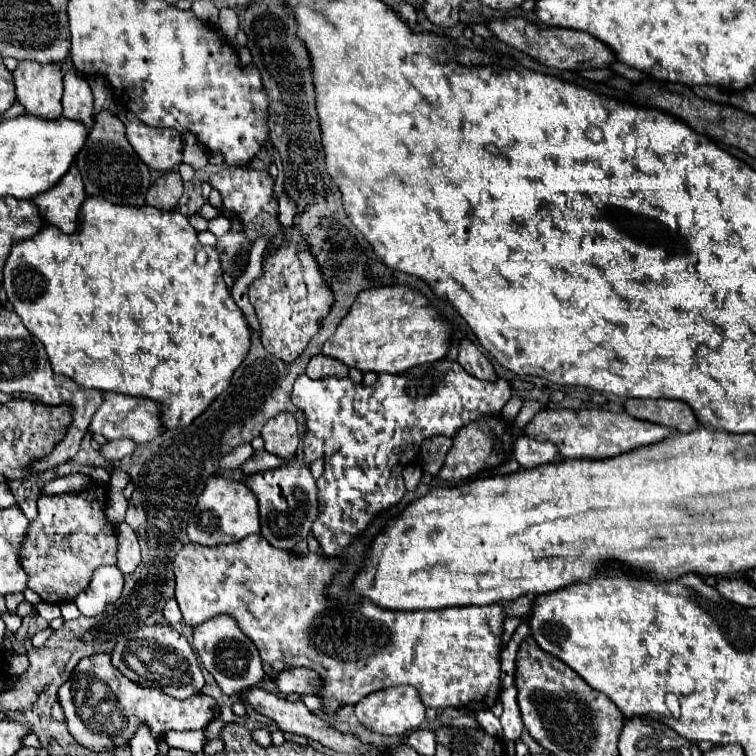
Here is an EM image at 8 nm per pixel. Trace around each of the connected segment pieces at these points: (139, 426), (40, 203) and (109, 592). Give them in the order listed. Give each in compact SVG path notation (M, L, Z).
M103 393L103 403L99 411L95 411L89 431L99 433L107 439L131 439L135 443L149 443L157 435L161 435L161 417L159 417L159 407L151 399L143 397L129 397L129 395L119 395L119 393Z
M73 165L63 179L57 183L57 193L43 193L37 195L33 201L41 211L41 217L49 223L59 227L65 233L75 233L77 231L77 217L79 209L85 201L85 189L81 175L77 167Z
M99 567L95 575L91 577L91 583L87 589L83 589L75 603L79 611L87 617L103 613L109 603L115 603L123 591L123 575L121 571L113 567Z

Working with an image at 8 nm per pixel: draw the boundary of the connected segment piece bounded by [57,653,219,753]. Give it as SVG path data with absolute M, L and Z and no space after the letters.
M107 653L81 659L71 677L61 685L57 701L65 711L69 733L81 747L95 753L127 747L141 725L145 725L157 741L163 741L169 731L205 729L211 721L219 719L219 705L213 697L197 693L181 701L165 695L157 687L149 689L133 683L111 665L111 655Z

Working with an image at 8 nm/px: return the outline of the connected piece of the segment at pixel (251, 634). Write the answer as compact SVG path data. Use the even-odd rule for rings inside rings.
M255 533L255 535L247 535L237 543L227 543L227 545L215 545L215 547L207 547L207 545L199 545L199 543L187 543L173 561L173 573L175 573L175 599L181 607L183 619L189 627L195 627L219 613L227 613L231 617L237 619L241 631L255 643L255 647L259 649L261 661L283 661L289 667L307 667L313 669L321 681L323 687L321 691L317 691L317 697L321 697L323 701L323 709L329 715L335 715L337 709L341 705L355 705L357 701L361 701L363 697L367 697L373 691L385 689L385 687L395 687L395 685L413 685L419 691L419 697L423 701L425 707L433 707L433 709L447 709L447 707L455 707L455 709L467 709L467 711L481 711L481 709L491 709L495 705L495 701L499 699L499 675L501 675L501 663L499 663L499 647L501 647L501 633L503 633L503 607L499 603L491 603L491 605L469 605L469 607L449 607L447 611L383 611L383 607L375 607L375 603L371 603L369 599L361 599L357 603L339 603L335 599L329 599L325 595L327 585L333 581L333 575L339 573L343 567L343 559L339 557L325 557L321 553L313 553L309 551L307 555L299 555L293 551L279 551L275 547L271 547L263 535Z

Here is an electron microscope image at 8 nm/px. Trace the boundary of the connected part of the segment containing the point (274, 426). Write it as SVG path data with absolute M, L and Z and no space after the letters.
M279 413L275 419L265 423L261 437L269 453L281 459L291 459L297 453L299 445L299 431L295 417L291 413Z

